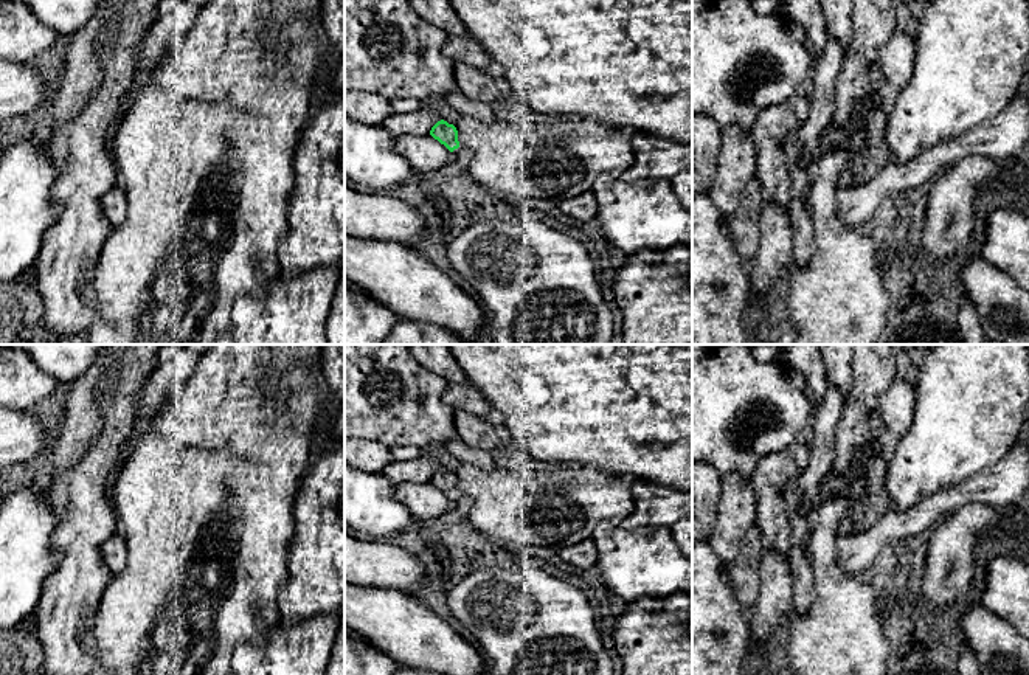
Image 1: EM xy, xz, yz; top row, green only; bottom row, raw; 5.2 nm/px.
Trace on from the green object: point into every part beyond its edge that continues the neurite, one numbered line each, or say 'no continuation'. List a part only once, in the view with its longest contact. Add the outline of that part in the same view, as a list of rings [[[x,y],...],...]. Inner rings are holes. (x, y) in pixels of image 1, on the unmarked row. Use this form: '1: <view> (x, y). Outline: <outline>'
1: xz (460, 512). Outline: [[[459,492],[458,497],[453,498],[455,507],[444,514],[441,518],[445,523],[461,523],[461,521],[469,521],[469,511],[470,511],[470,500]]]

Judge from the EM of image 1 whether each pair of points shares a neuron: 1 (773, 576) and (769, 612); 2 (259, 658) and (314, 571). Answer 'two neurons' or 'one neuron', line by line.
1: one neuron
2: two neurons

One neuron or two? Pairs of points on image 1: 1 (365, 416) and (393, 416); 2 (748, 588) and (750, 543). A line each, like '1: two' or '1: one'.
1: one
2: one

